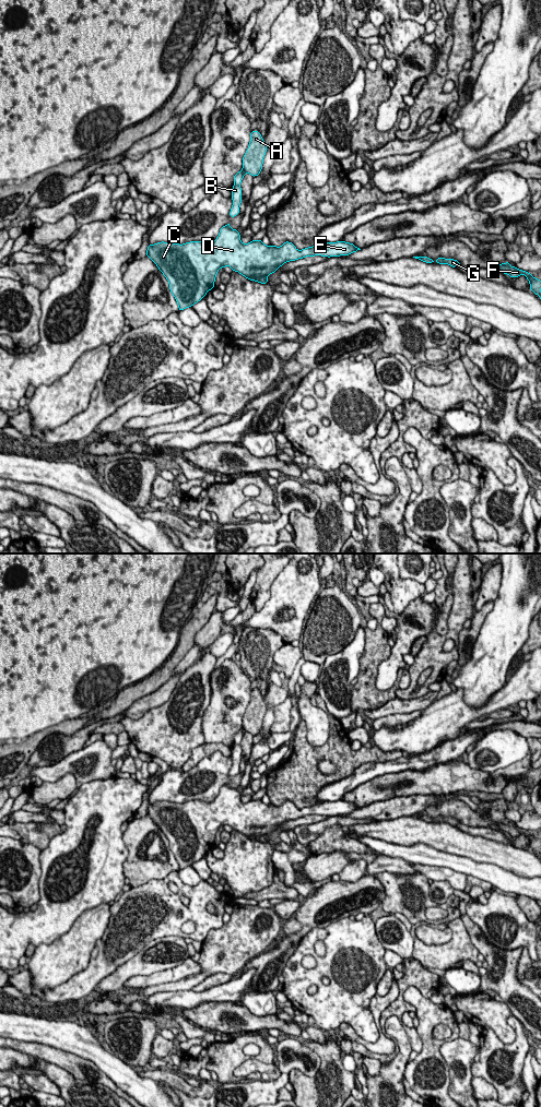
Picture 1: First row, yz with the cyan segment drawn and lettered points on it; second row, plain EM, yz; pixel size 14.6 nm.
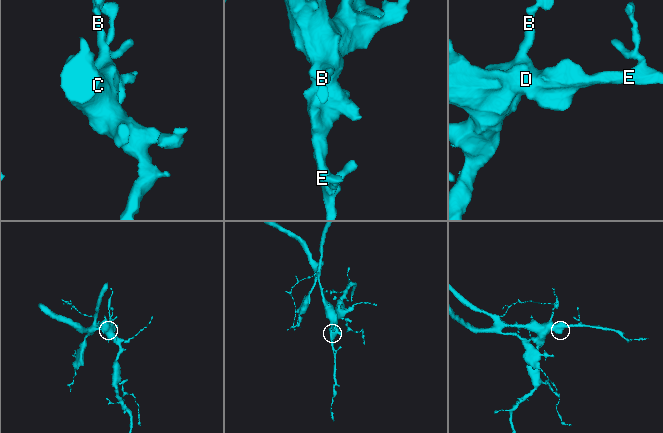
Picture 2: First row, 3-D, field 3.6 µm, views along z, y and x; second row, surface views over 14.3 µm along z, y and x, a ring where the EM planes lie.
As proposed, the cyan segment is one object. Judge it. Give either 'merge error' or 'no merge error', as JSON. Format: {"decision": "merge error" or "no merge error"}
{"decision": "merge error"}

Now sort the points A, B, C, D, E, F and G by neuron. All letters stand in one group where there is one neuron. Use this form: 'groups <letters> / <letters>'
groups A / B C D E F G

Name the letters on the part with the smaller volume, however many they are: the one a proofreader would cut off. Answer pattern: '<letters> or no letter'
A

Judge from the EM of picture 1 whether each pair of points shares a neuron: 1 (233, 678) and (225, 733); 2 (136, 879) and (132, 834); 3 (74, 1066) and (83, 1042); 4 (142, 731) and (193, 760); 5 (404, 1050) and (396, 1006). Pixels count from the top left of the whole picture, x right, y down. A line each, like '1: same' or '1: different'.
1: same
2: same
3: different
4: different
5: different

